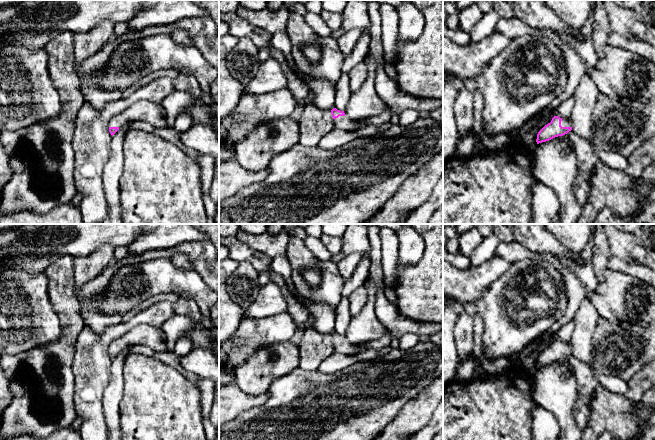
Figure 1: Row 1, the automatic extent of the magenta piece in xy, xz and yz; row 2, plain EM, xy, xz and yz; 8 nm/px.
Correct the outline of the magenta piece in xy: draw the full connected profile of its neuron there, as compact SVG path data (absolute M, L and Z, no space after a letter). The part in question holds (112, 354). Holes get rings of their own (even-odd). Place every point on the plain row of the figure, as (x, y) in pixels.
M138 324L110 344L109 356L113 360L123 349L137 344L143 344L155 352L165 351L163 329L153 325Z

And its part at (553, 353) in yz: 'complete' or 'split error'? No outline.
split error

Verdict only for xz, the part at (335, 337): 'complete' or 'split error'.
split error

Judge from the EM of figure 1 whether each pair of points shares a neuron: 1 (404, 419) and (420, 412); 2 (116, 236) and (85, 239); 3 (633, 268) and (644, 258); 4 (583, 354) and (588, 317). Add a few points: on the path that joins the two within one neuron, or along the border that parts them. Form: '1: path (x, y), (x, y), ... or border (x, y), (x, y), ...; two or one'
1: path (408, 419), (416, 413); one
2: path (108, 236), (93, 236); one
3: border (616, 256), (634, 259), (644, 265); two
4: path (583, 345), (584, 326); one

